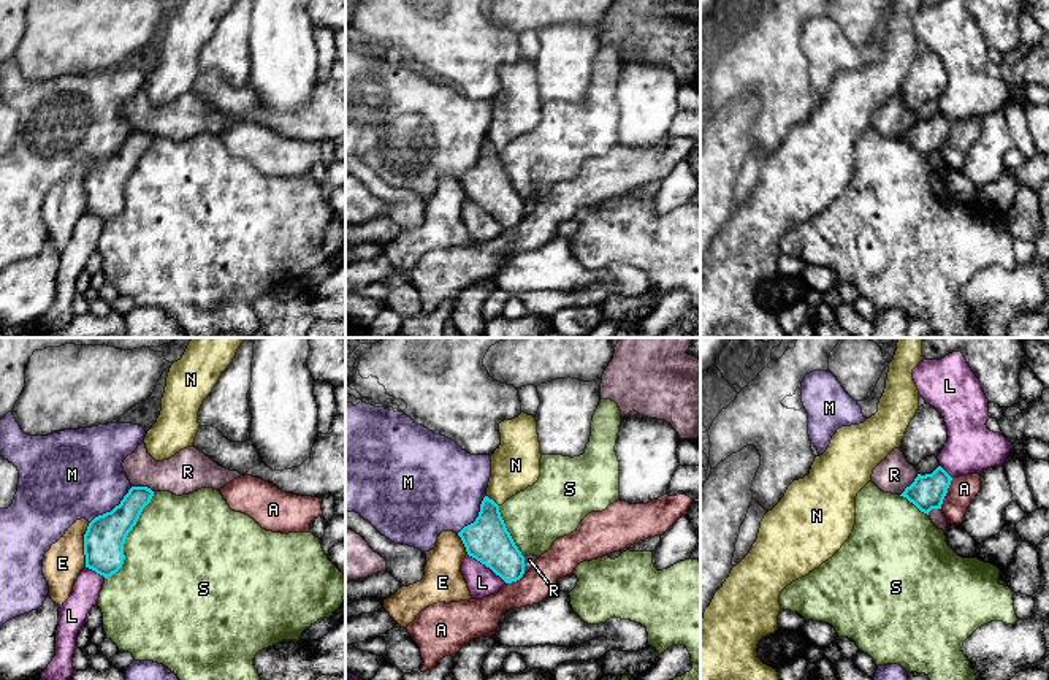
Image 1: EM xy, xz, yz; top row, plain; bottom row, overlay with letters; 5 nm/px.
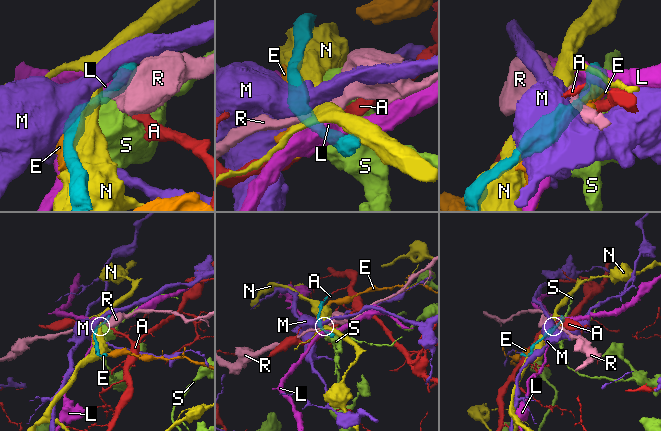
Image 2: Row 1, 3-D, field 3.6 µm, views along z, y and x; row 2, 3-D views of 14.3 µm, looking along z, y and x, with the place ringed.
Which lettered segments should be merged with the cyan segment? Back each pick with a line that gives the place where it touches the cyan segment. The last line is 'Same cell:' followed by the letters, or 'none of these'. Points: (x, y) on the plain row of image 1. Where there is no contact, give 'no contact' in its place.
Same cell: none of these

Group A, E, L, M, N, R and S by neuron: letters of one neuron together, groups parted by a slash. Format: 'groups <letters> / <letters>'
groups A / E / L / M / N / R / S

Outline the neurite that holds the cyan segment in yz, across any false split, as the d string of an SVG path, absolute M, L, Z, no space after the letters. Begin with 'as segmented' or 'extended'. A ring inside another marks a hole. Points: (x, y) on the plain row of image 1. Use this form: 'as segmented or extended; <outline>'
as segmented; M938 111L932 119L917 119L914 127L906 132L900 141L906 143L921 157L929 160L932 154L941 154L951 125L952 122Z

